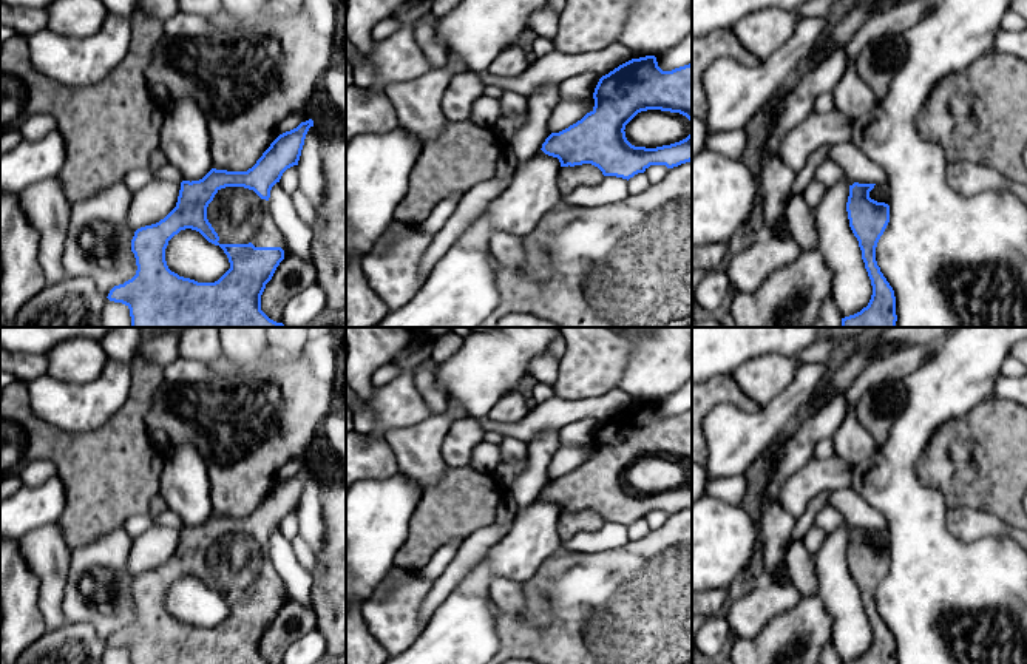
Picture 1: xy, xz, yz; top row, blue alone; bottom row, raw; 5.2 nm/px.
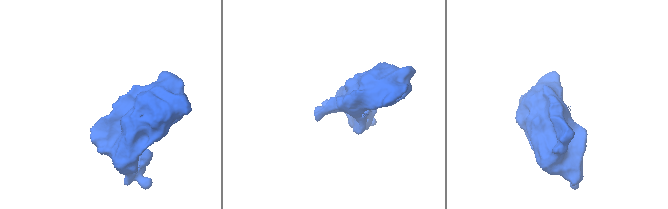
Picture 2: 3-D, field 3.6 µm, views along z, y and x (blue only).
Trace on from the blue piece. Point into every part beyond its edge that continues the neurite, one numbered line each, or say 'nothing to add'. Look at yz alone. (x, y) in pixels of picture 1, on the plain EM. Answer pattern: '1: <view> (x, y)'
nothing to add

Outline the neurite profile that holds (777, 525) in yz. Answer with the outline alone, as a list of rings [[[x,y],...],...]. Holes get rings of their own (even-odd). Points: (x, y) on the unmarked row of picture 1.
[[[815,395],[795,423],[789,429],[781,431],[766,448],[766,497],[761,506],[761,542],[766,582],[774,585],[792,585],[786,568],[786,554],[797,519],[781,508],[778,502],[780,486],[774,486],[769,482],[769,469],[778,462],[780,449],[791,442],[802,422],[808,418],[809,409],[820,411],[829,401],[828,397]]]

